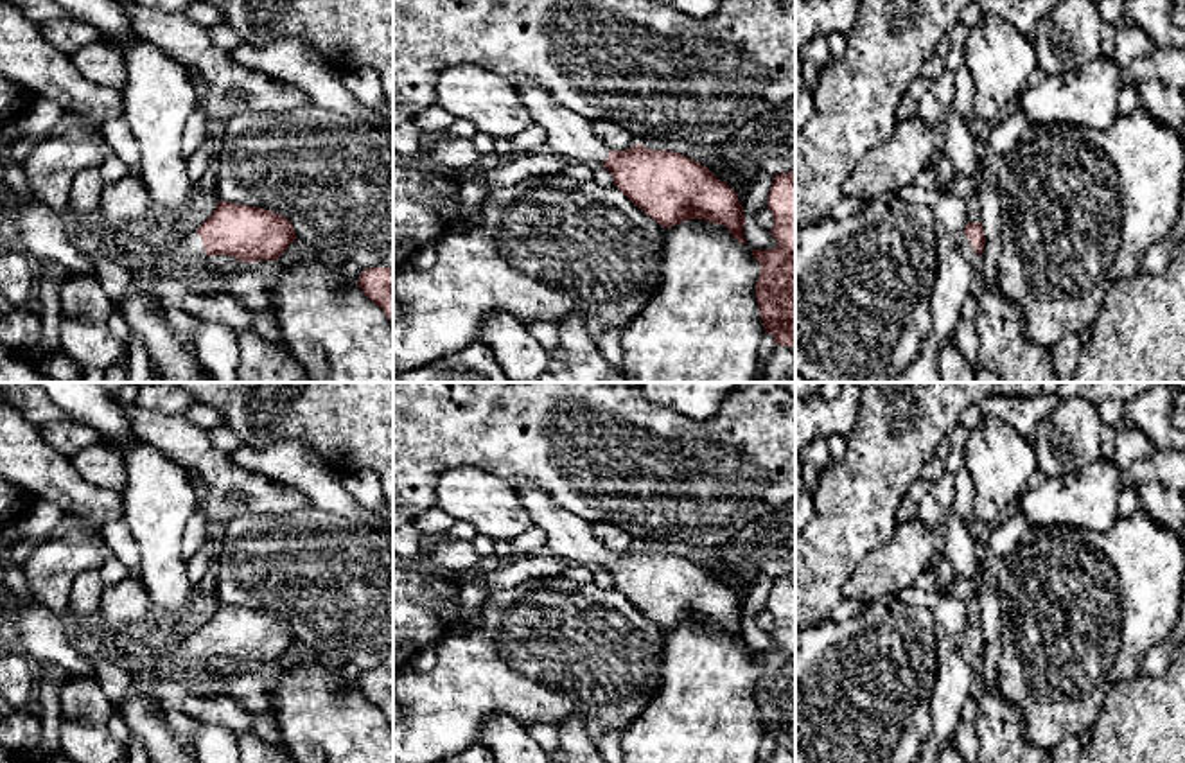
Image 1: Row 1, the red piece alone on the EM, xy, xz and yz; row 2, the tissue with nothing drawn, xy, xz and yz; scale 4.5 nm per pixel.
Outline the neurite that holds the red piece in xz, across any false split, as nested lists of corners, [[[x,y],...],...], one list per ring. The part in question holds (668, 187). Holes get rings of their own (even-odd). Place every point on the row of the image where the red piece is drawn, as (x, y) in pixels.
[[[524,81],[517,92],[533,124],[544,129],[549,153],[592,169],[603,165],[614,185],[663,228],[704,219],[725,226],[740,244],[747,244],[738,194],[706,165],[641,144],[610,151],[594,136],[592,122],[560,106],[544,86]]]

